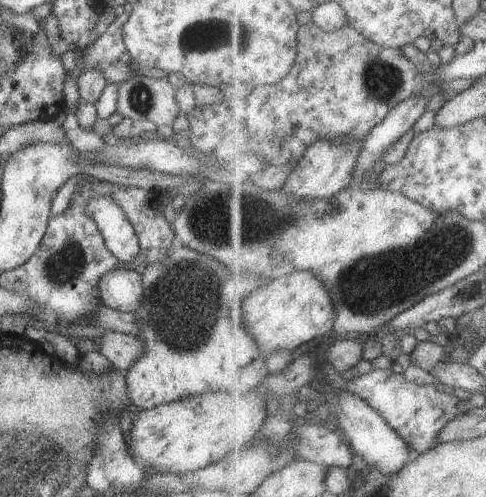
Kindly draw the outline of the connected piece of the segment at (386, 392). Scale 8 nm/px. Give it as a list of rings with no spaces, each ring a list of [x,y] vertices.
[[[374,369],[348,382],[348,388],[357,393],[364,401],[376,408],[387,419],[392,427],[410,444],[415,455],[424,455],[439,446],[441,433],[454,422],[470,412],[470,402],[461,400],[457,394],[440,392],[435,385],[414,384],[406,380],[404,374],[396,374],[395,370]]]

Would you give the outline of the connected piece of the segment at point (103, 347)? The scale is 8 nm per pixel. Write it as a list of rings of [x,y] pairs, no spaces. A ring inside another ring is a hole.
[[[106,331],[93,339],[100,354],[104,355],[114,368],[126,373],[132,362],[145,352],[145,342],[136,335]]]

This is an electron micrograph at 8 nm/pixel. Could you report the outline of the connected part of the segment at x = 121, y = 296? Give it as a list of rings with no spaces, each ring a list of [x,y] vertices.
[[[115,269],[100,278],[99,302],[103,306],[124,312],[136,313],[141,306],[143,285],[138,272]]]

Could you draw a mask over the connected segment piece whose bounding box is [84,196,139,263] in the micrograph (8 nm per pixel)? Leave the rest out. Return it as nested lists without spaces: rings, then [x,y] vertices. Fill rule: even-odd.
[[[92,198],[84,214],[97,225],[107,250],[121,262],[134,262],[139,254],[139,241],[124,210],[112,198]]]

